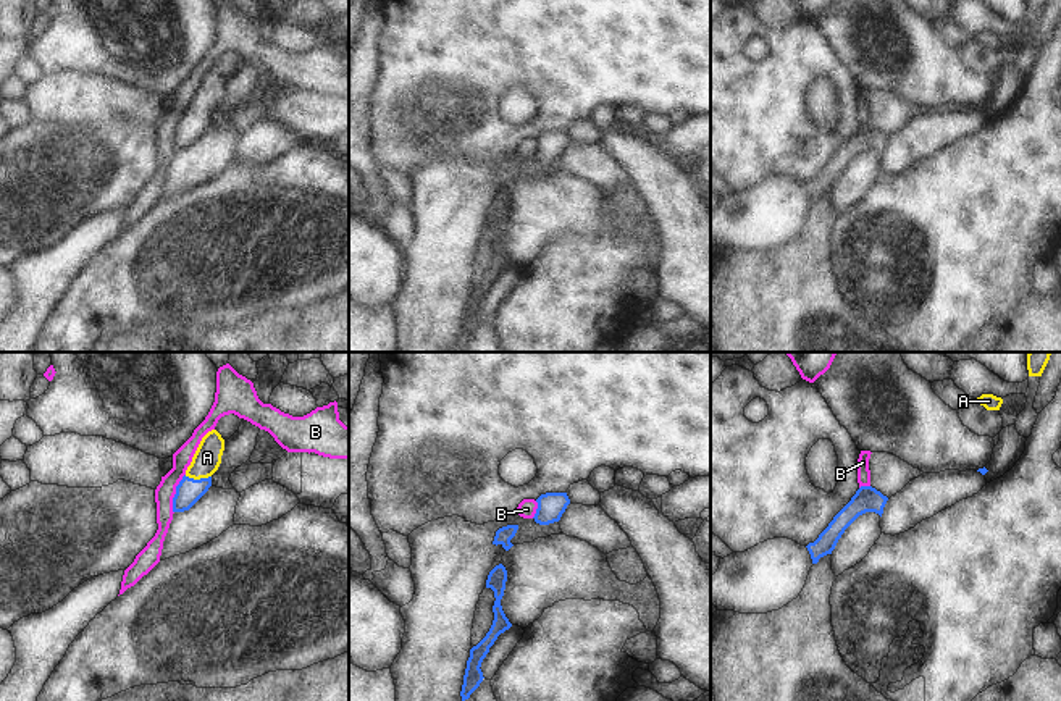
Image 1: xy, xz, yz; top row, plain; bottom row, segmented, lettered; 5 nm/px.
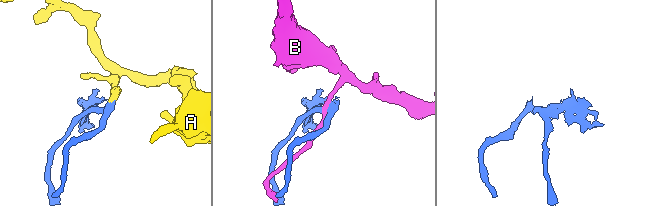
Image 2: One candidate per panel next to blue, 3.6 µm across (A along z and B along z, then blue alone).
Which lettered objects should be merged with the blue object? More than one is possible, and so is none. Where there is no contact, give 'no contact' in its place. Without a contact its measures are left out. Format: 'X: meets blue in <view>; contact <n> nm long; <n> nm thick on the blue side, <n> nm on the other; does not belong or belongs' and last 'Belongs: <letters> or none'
A: meets blue in xy; contact 140 nm long; 120 nm thick on the blue side, 140 nm on the other; belongs
B: meets blue in xy; contact 200 nm long; 120 nm thick on the blue side, 100 nm on the other; does not belong
Belongs: A

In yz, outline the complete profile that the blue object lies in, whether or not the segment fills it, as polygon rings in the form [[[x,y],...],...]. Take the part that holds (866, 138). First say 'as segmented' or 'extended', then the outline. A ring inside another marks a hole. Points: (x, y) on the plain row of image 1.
as segmented | [[[861,124],[851,139],[833,155],[828,165],[819,173],[814,181],[806,186],[812,202],[820,195],[832,192],[845,168],[862,152],[875,150],[882,155],[888,136],[872,124]]]

